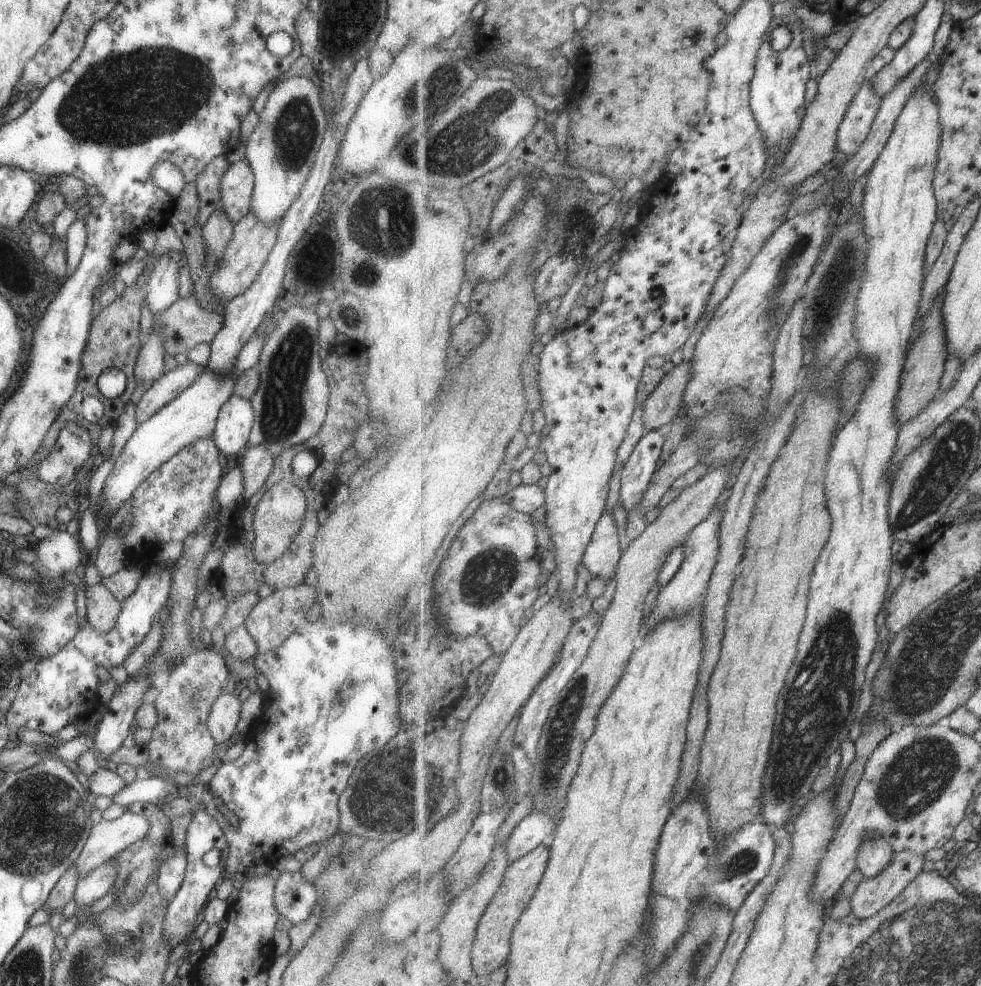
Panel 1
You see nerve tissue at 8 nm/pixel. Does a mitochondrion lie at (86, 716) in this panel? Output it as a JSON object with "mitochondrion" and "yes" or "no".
{"mitochondrion":"no"}

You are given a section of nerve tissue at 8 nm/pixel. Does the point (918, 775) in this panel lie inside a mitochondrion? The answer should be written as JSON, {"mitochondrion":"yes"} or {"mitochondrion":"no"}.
{"mitochondrion":"yes"}

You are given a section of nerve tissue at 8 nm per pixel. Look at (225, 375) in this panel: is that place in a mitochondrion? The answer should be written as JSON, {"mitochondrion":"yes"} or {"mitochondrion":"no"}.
{"mitochondrion":"no"}

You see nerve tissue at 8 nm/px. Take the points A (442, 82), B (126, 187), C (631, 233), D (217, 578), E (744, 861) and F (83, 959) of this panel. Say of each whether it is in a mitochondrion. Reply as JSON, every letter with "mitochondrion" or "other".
{"A":"mitochondrion","B":"other","C":"other","D":"other","E":"mitochondrion","F":"mitochondrion"}

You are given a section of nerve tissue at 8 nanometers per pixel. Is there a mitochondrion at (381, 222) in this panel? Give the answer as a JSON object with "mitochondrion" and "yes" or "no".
{"mitochondrion":"yes"}

